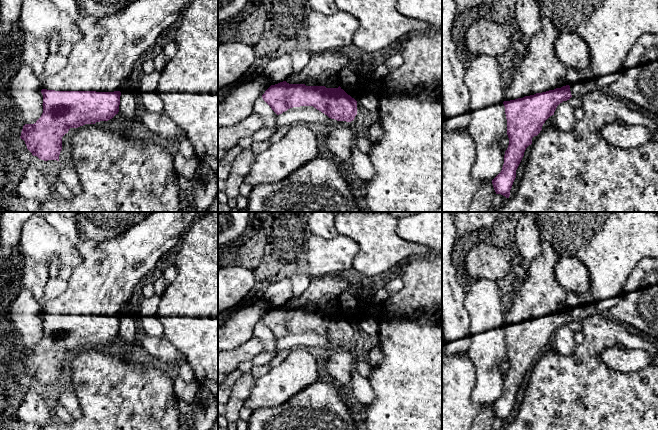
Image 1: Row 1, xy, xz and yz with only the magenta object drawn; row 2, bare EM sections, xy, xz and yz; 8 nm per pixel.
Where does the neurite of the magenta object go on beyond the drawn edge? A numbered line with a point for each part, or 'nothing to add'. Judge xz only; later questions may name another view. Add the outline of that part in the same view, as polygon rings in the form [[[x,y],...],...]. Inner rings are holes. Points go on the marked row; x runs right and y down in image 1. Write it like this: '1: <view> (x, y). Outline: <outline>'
1: xz (323, 69). Outline: [[[329,50],[311,55],[306,67],[285,81],[289,84],[338,88],[339,73],[348,66],[350,63],[345,56],[337,50]]]

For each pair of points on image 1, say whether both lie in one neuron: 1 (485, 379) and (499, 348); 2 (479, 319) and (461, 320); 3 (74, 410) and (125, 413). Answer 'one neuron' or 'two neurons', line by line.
1: one neuron
2: two neurons
3: two neurons

